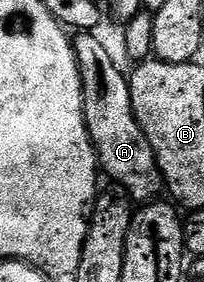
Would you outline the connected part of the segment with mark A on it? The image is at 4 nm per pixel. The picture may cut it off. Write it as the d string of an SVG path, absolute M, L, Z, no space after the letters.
M80 32L72 43L82 80L84 119L92 147L96 149L96 161L99 169L103 173L105 170L112 177L111 181L128 193L133 203L155 202L165 193L166 187L154 148L150 148L150 140L146 140L146 132L142 132L134 116L126 74L116 67L111 52L96 37L92 32Z

